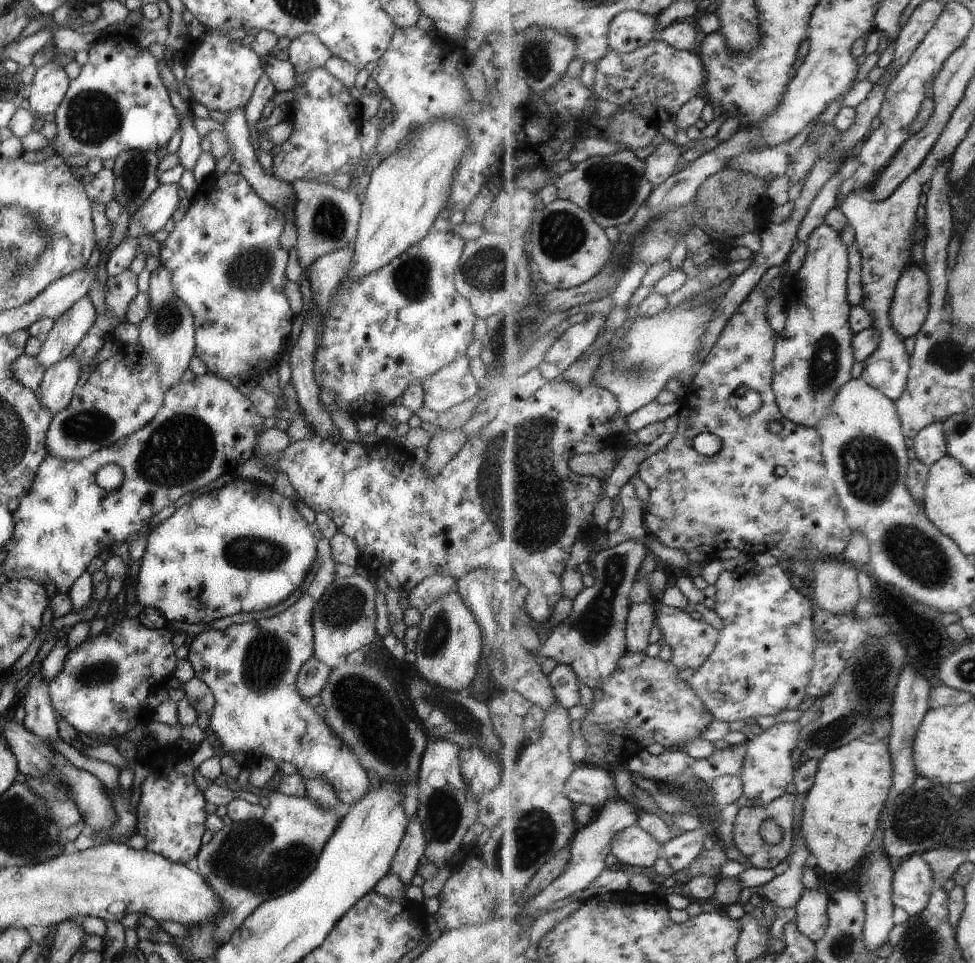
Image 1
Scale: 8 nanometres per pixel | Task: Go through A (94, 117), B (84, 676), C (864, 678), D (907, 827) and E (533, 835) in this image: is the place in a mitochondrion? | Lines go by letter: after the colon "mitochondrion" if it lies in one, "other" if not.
A: mitochondrion
B: mitochondrion
C: mitochondrion
D: mitochondrion
E: mitochondrion

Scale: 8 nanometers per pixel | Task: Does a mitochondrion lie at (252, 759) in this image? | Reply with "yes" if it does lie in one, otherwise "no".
no

